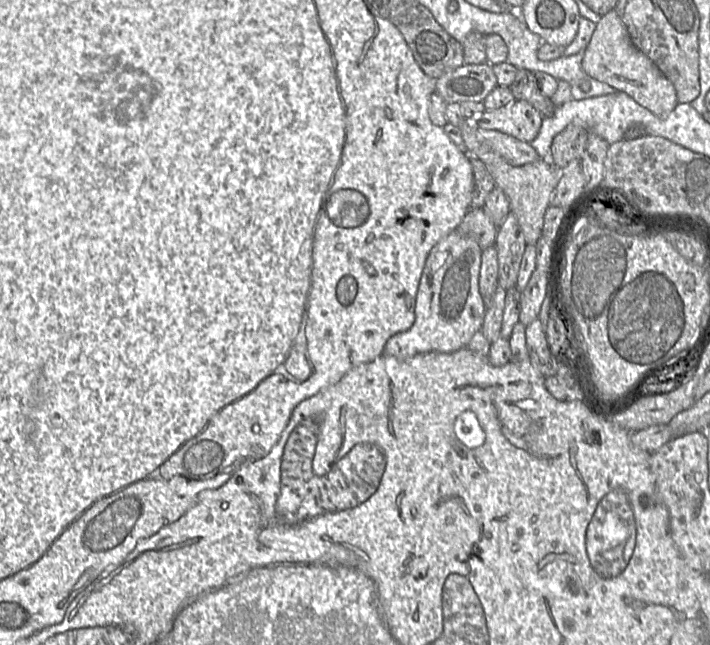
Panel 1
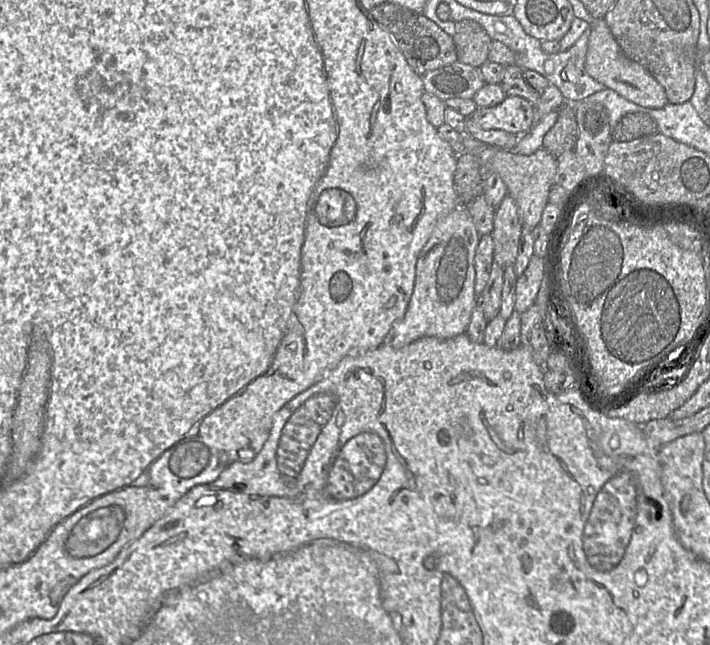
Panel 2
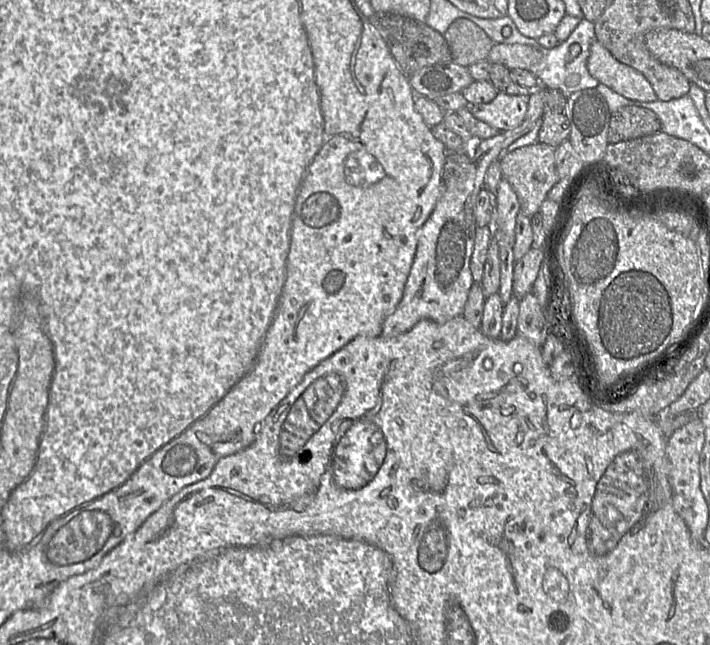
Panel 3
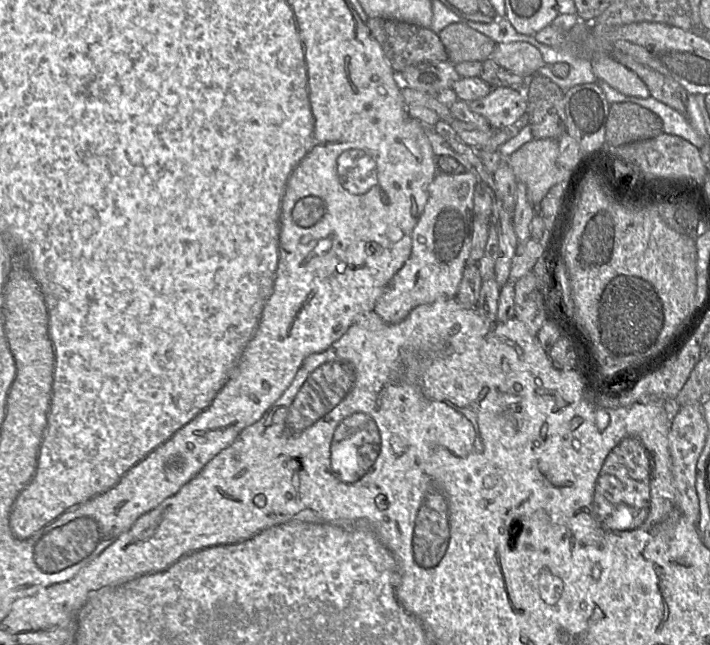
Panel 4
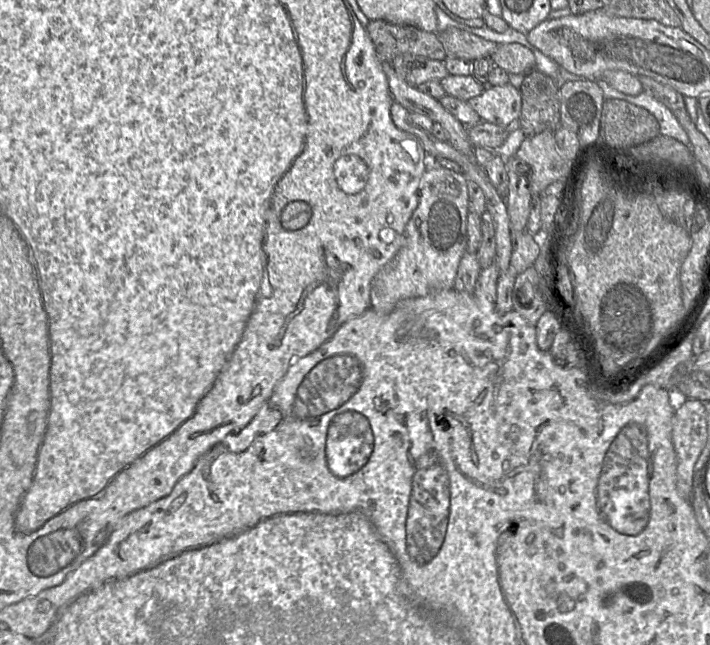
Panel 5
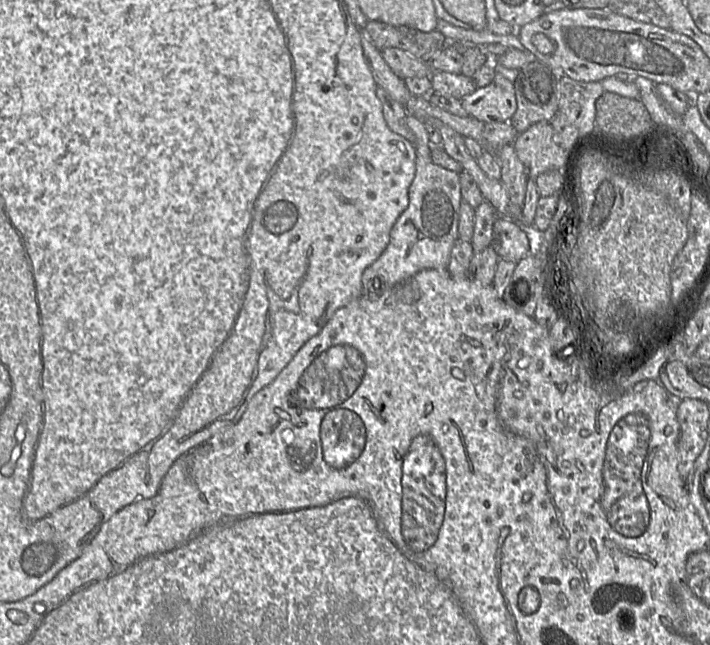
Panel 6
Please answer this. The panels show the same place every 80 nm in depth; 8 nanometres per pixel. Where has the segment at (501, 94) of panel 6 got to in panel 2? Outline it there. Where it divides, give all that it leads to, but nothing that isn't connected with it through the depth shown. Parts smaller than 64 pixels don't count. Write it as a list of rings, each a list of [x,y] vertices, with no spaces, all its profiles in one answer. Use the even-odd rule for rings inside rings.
[[[507,96],[493,107],[477,107],[470,116],[486,130],[504,130],[514,135],[524,135],[534,124],[534,105],[518,96]]]

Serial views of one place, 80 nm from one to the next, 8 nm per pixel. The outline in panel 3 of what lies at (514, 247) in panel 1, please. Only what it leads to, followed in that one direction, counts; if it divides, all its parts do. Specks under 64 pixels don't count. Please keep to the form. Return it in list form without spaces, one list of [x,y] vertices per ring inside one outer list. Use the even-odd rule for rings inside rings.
[[[502,178],[497,188],[497,206],[493,224],[493,237],[496,230],[515,240],[515,227],[517,215],[520,212],[519,198],[510,185]]]

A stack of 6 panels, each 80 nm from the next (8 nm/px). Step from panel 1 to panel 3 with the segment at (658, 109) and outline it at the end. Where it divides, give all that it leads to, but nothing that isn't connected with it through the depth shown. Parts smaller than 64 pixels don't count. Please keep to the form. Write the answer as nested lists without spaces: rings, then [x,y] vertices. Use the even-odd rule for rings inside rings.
[[[595,37],[587,68],[591,76],[618,94],[640,102],[658,100],[649,81],[634,68],[619,62]]]

